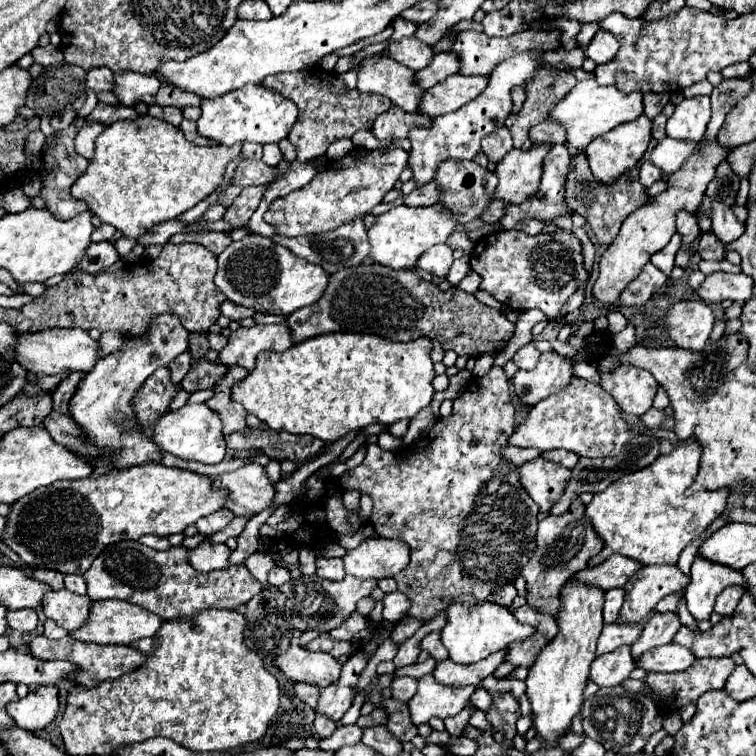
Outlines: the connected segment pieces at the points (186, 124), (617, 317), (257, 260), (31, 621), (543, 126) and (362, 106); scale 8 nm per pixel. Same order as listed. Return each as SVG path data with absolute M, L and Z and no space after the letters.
M184 119L184 121L180 123L180 129L182 129L184 137L186 137L188 141L196 143L196 145L216 145L216 143L218 143L218 141L212 141L212 139L206 139L206 137L198 135L198 133L196 133L196 123L194 123L194 121Z
M619 311L609 312L607 315L608 330L612 334L616 334L626 327L628 319Z
M248 235L230 243L218 255L218 271L214 283L224 293L224 297L236 305L252 307L256 313L264 315L274 313L286 317L306 305L316 303L322 297L328 285L328 273L320 265L300 259L278 243L272 243L270 237Z
M20 609L20 611L8 611L6 613L6 619L8 619L8 625L16 631L22 631L22 633L30 633L36 629L38 625L38 615L34 609Z
M546 119L530 129L530 139L534 143L566 143L566 131L562 123Z
M298 71L288 75L270 75L262 83L264 89L278 91L298 105L298 119L288 135L296 147L296 159L306 163L318 155L324 155L328 145L336 139L352 137L360 129L370 129L374 119L392 107L392 101L382 95L360 95L356 89L348 89L336 73L328 71Z

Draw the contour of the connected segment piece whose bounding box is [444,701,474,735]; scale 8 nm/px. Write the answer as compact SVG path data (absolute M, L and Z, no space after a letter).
M470 701L470 703L468 703L468 707L464 707L458 715L444 719L446 731L448 731L450 735L462 735L462 729L468 725L468 719L470 719L470 715L472 715L472 713L474 713L474 705L472 705L472 701Z

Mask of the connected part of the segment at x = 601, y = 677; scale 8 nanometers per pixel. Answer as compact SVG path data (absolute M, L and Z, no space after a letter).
M624 645L612 653L598 655L590 667L590 679L598 687L616 687L630 677L634 667L636 663L630 655L630 647Z

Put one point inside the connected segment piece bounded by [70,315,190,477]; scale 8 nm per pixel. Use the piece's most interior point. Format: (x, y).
(105, 395)

